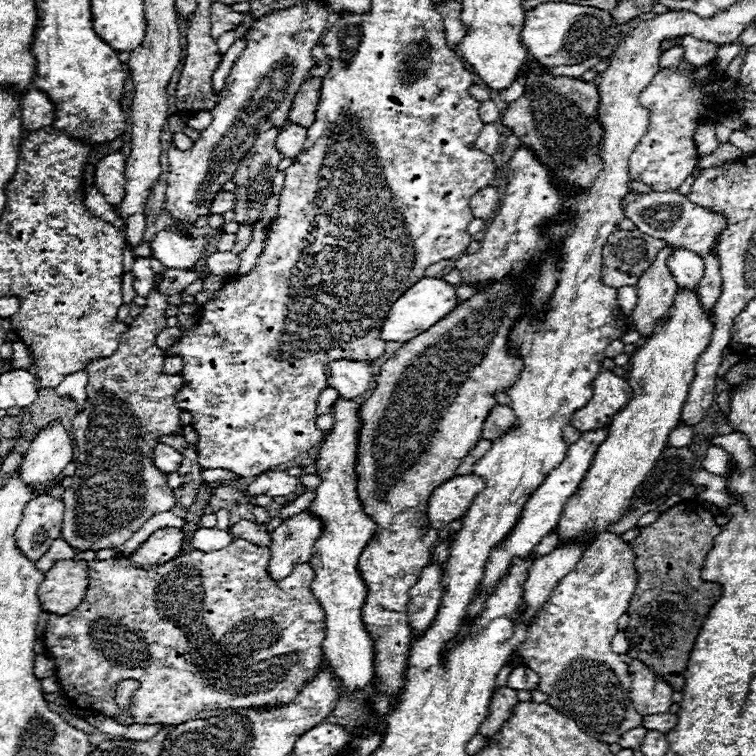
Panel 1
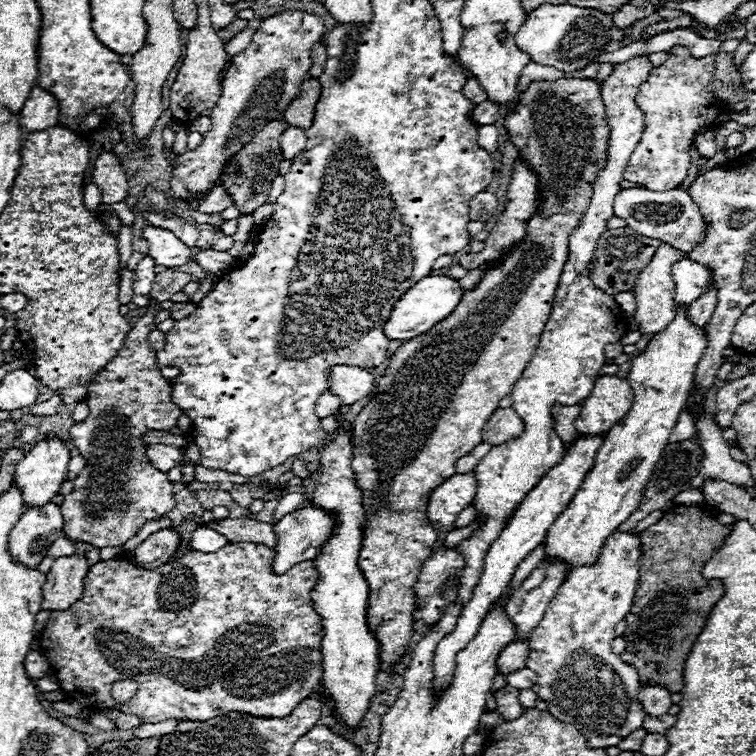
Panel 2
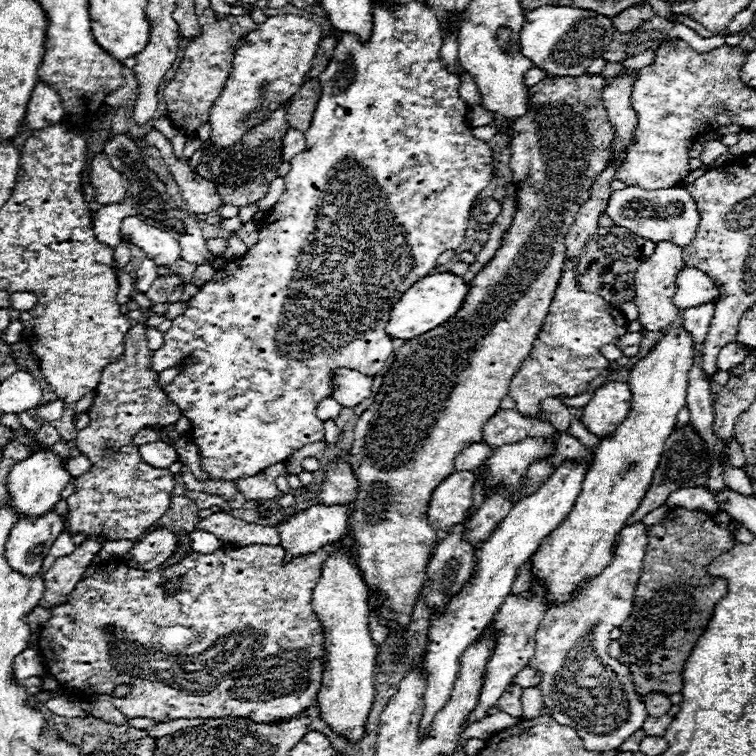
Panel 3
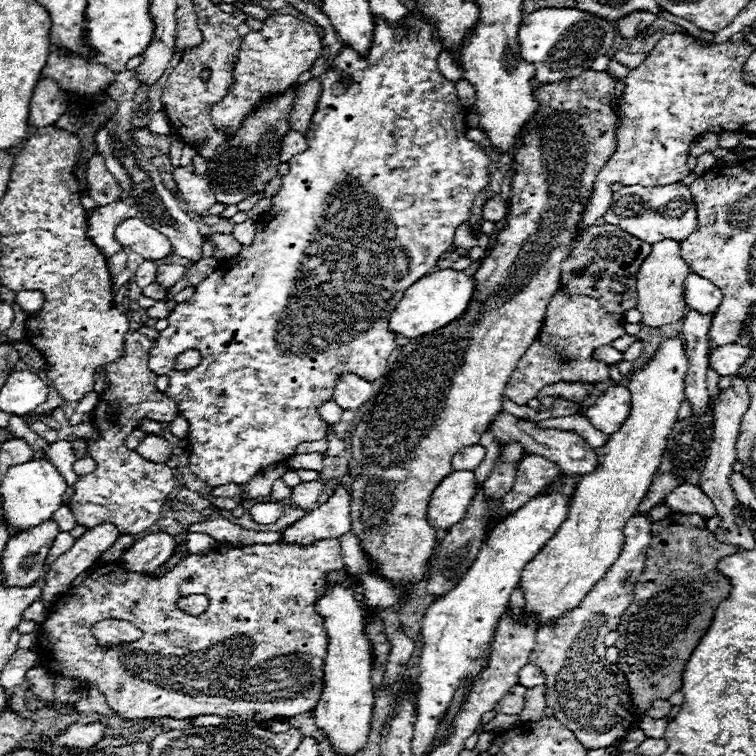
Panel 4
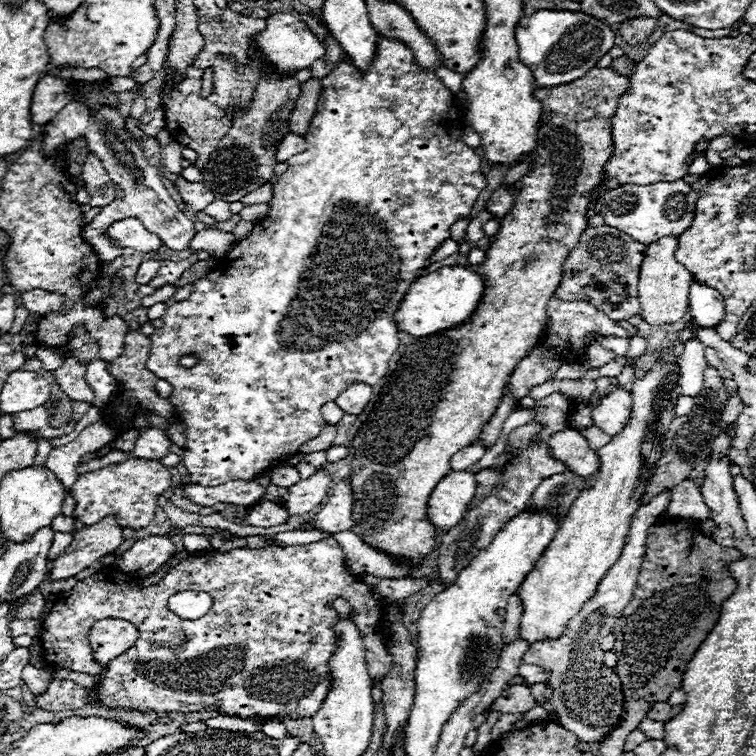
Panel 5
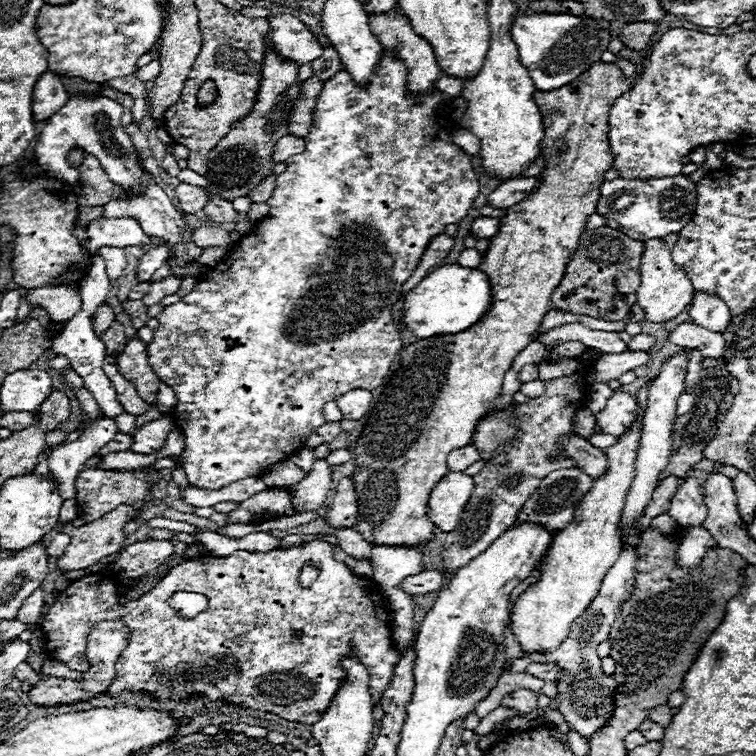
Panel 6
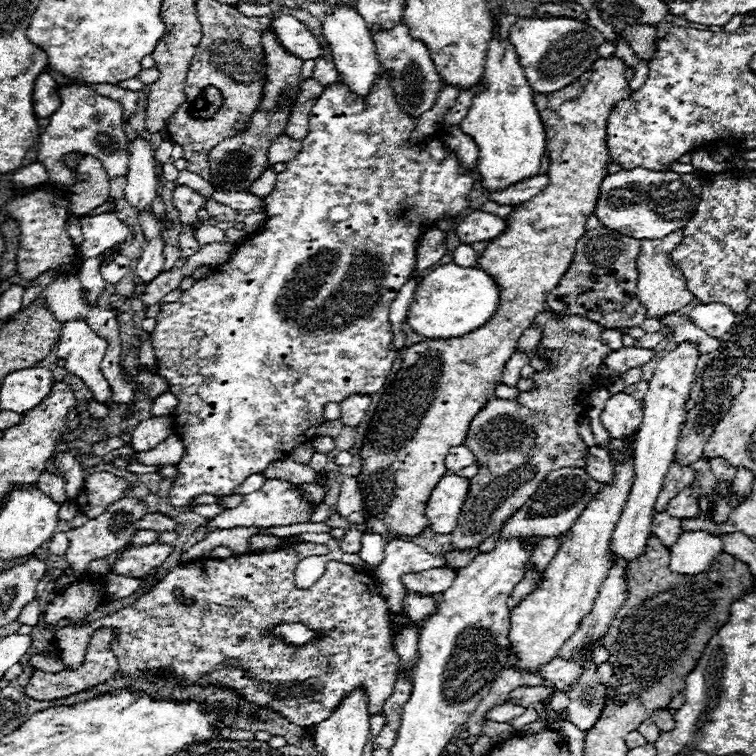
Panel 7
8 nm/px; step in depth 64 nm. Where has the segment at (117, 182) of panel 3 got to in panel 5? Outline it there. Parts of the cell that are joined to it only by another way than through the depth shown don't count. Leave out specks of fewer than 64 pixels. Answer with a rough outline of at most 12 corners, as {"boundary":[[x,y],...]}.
{"boundary":[[90,154],[82,166],[90,206],[116,200],[110,180],[98,156]]}

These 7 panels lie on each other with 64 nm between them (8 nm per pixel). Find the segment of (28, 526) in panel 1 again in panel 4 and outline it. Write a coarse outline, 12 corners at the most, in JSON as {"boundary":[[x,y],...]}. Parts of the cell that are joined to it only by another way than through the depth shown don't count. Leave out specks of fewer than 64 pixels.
{"boundary":[[50,518],[10,536],[2,552],[6,586],[44,576],[58,532]]}

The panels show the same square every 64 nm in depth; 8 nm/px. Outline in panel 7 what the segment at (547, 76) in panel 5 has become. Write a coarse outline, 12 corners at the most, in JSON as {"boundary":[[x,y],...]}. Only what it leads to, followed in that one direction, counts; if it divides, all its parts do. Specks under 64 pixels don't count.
{"boundary":[[522,18],[508,40],[534,92],[572,84],[604,36],[576,18]]}

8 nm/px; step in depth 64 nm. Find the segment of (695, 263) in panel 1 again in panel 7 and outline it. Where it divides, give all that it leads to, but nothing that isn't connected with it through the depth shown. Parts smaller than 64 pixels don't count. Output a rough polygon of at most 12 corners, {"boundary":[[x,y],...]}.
{"boundary":[[700,302],[692,324],[722,338],[736,314],[726,304]]}

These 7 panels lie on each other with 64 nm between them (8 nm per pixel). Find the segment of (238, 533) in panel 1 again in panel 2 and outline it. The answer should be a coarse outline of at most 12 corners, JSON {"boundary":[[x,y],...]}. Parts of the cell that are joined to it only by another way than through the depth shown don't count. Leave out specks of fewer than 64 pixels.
{"boundary":[[226,518],[210,528],[228,542],[276,546],[274,530],[250,518]]}

